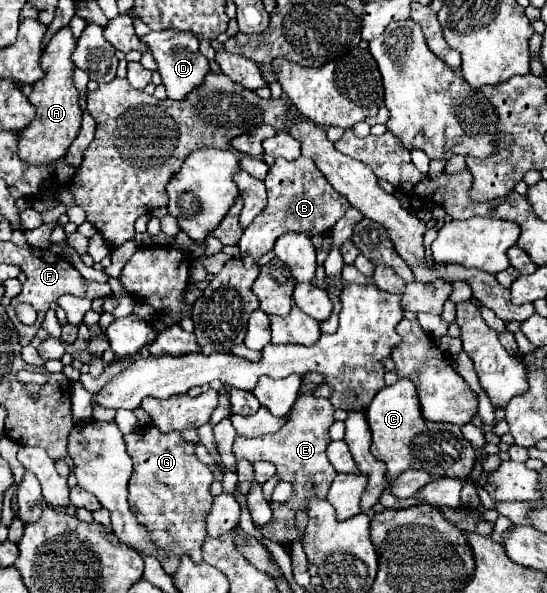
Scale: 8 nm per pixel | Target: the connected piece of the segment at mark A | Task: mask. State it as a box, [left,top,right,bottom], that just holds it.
[18,28,82,166]

